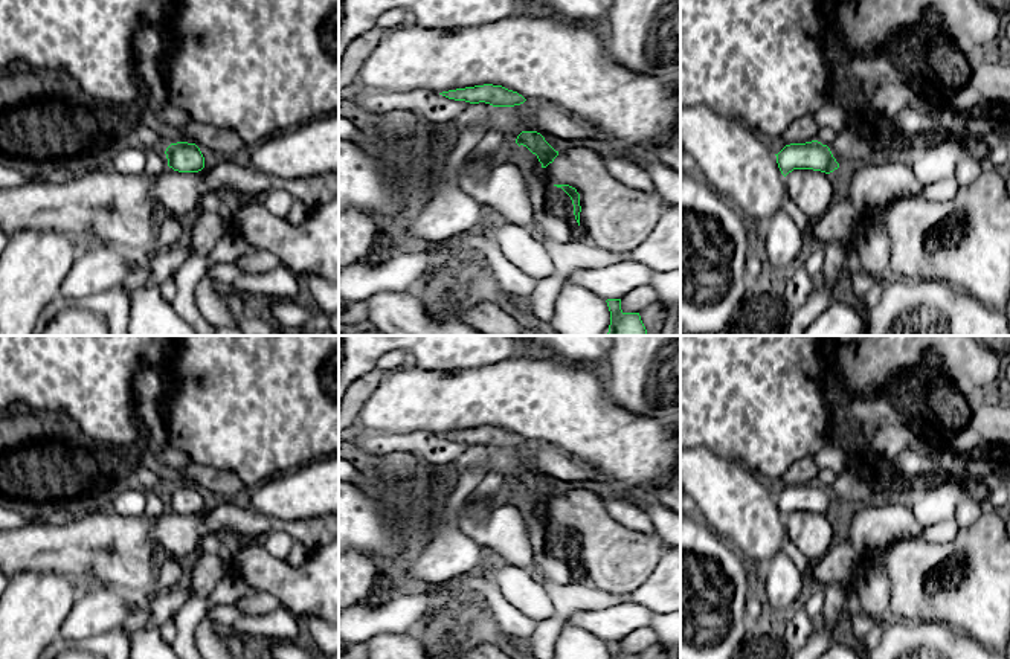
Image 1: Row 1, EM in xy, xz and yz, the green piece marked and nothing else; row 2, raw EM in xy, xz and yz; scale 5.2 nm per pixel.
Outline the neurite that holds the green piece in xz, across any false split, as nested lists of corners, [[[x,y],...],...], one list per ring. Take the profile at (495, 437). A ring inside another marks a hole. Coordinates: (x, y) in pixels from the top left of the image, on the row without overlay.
[[[493,426],[449,432],[439,436],[449,441],[465,442],[470,445],[485,444],[493,448],[514,448],[526,442],[517,433],[508,432],[502,427],[493,427]]]

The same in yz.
[[[818,482],[786,487],[775,497],[784,519],[793,511],[813,511],[830,516],[839,510],[830,490]]]

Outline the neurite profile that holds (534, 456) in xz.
[[[526,441],[514,448],[493,448],[484,462],[484,471],[499,471],[516,484],[522,473],[537,473],[543,479],[551,476],[561,481],[603,481],[603,474],[592,465],[571,453],[542,441]]]

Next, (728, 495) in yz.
[[[699,445],[680,450],[680,488],[702,517],[754,569],[781,548],[786,519],[777,497],[737,459]]]

